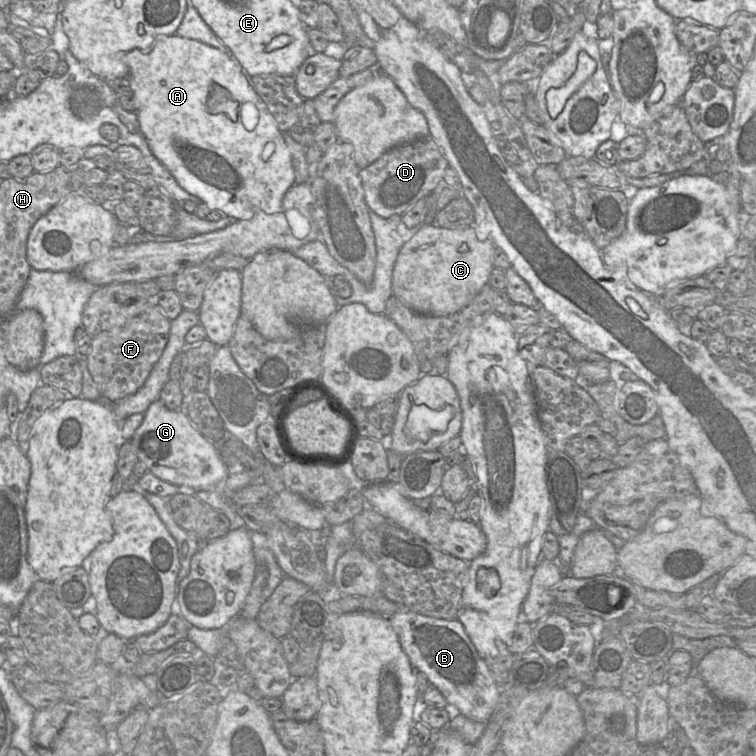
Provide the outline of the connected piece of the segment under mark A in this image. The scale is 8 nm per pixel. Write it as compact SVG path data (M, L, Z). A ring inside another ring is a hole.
M177 34L158 36L146 49L134 49L126 54L129 67L129 78L136 103L136 114L142 133L144 134L154 156L173 175L177 183L188 193L200 198L211 210L218 210L236 220L249 220L257 212L274 214L281 210L285 193L294 185L295 172L290 151L285 143L283 133L279 130L273 116L265 103L254 90L250 78L243 71L236 59L226 53L198 40L183 38ZM244 103L253 103L259 112L259 121L254 130L248 131L242 123L241 108Z

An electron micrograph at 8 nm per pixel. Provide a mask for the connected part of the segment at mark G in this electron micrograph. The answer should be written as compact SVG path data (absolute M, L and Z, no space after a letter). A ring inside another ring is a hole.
M160 399L151 403L144 412L142 424L136 429L131 442L138 460L162 481L193 490L211 490L228 476L228 468L219 448L207 440L192 424L183 410L171 411Z

